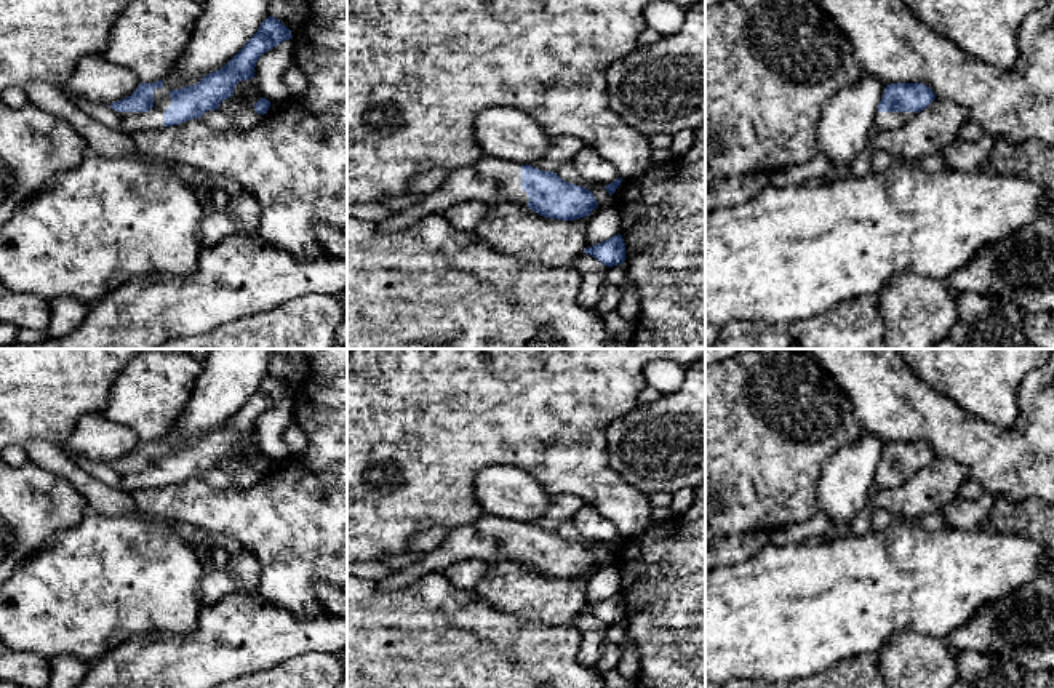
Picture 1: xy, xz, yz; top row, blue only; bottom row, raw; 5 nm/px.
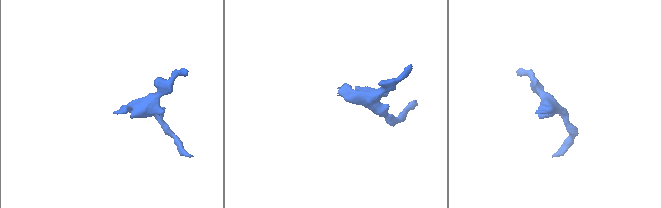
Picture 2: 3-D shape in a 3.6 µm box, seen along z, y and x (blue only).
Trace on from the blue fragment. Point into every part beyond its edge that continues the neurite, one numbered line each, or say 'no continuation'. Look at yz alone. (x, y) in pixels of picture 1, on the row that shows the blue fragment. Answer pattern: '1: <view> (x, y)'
1: yz (886, 120)

